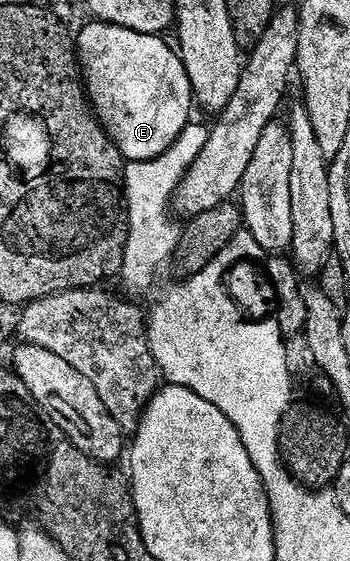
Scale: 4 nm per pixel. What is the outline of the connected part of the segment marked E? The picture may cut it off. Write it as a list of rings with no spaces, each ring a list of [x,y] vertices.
[[[95,19],[89,20],[89,25],[85,27],[81,33],[75,38],[78,50],[78,69],[82,74],[84,88],[87,92],[89,102],[96,114],[100,124],[104,130],[108,132],[108,138],[120,148],[120,154],[124,156],[125,162],[129,161],[149,161],[150,159],[158,159],[173,143],[178,139],[178,135],[182,135],[184,129],[189,128],[190,121],[188,116],[194,110],[194,98],[192,96],[192,84],[190,83],[190,75],[186,75],[186,67],[182,63],[179,52],[175,48],[172,49],[164,42],[165,38],[160,35],[146,35],[138,31],[130,31],[126,27],[111,25],[105,21]]]

